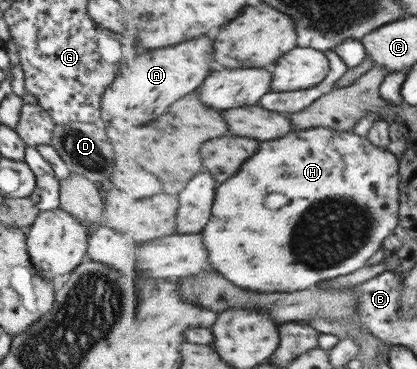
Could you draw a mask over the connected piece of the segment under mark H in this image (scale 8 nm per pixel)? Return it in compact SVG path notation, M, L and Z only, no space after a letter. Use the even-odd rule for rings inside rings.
M315 127L309 130L295 130L289 135L285 135L285 139L277 139L277 141L267 141L261 143L259 151L253 155L253 159L249 159L249 163L245 163L245 167L241 167L241 171L218 186L216 193L215 205L212 209L213 219L209 220L203 237L205 237L205 247L209 249L209 261L211 265L223 273L229 281L237 283L243 289L251 289L259 293L291 293L295 291L303 291L311 286L317 286L325 280L340 278L342 275L352 274L354 271L365 267L367 261L382 249L385 239L388 239L400 225L400 161L397 157L390 153L387 149L377 147L375 143L367 139L367 137L359 137L355 133L349 131L335 130L327 127ZM269 195L283 195L287 197L287 205L281 205L279 209L269 205Z

